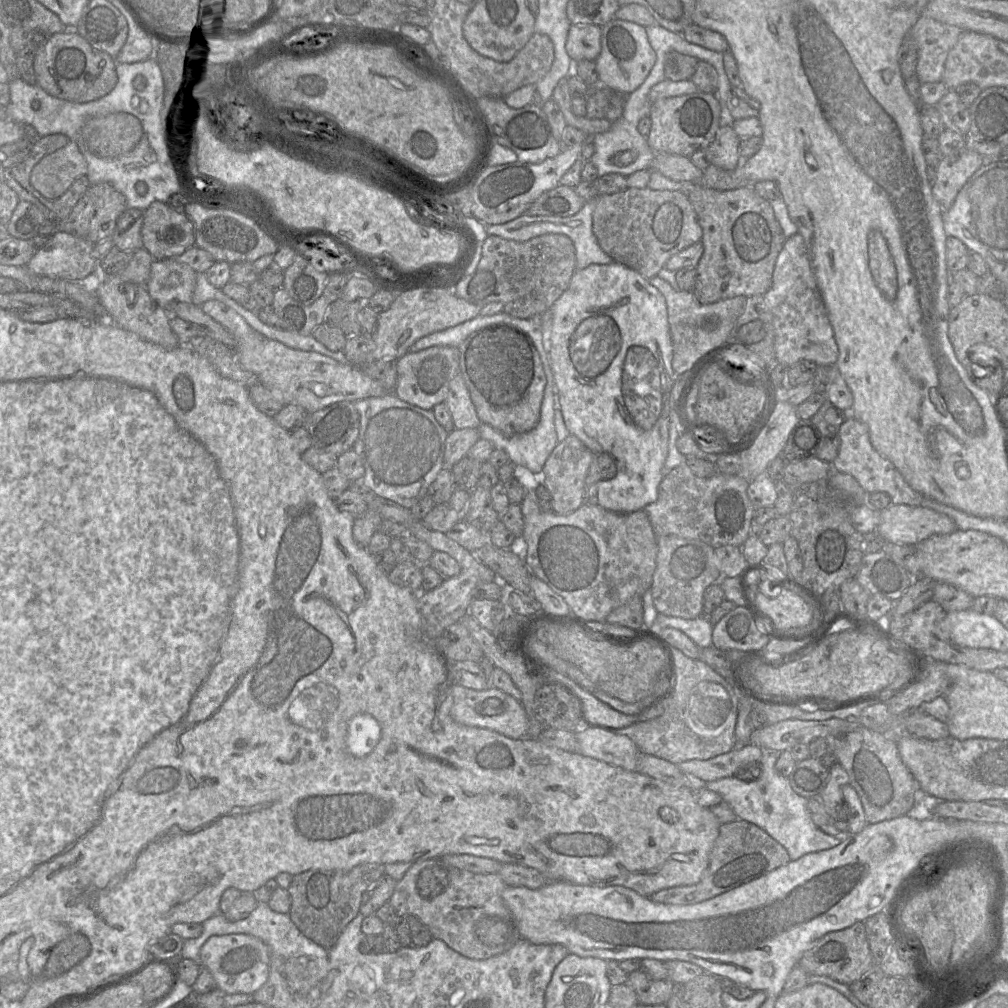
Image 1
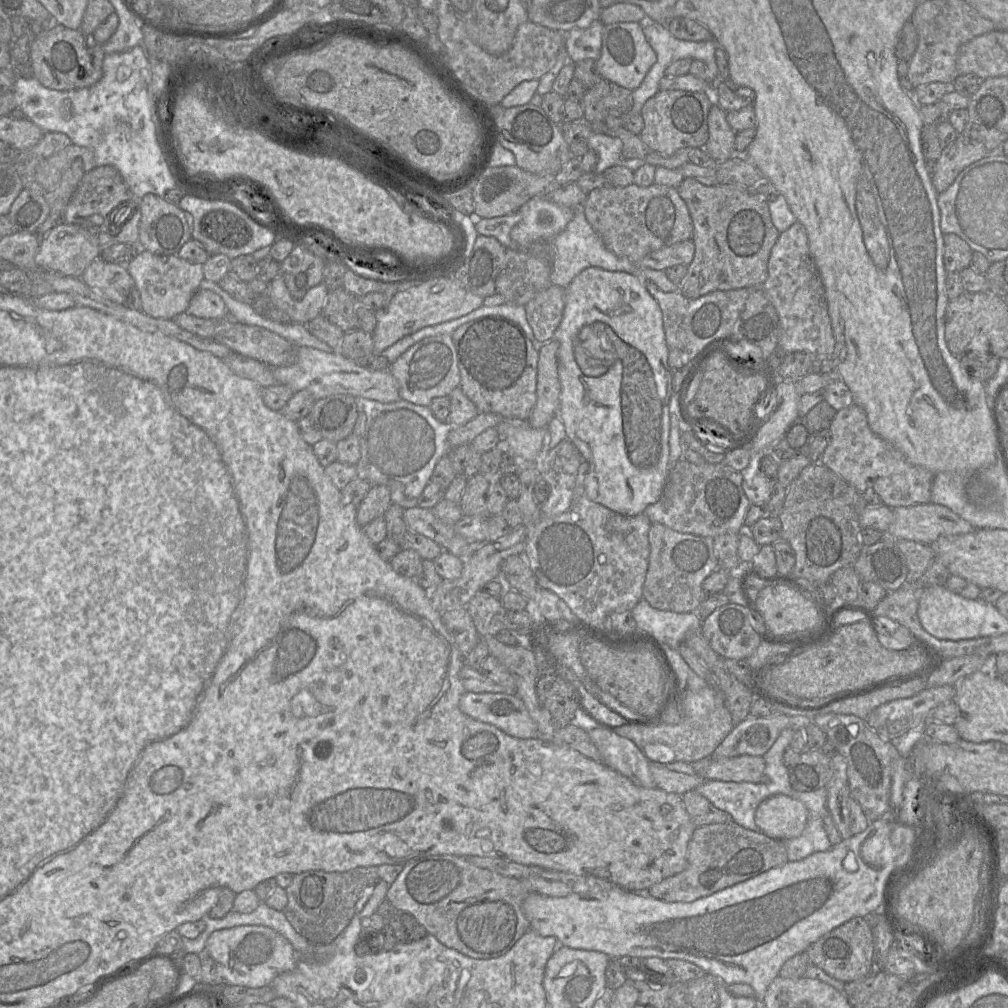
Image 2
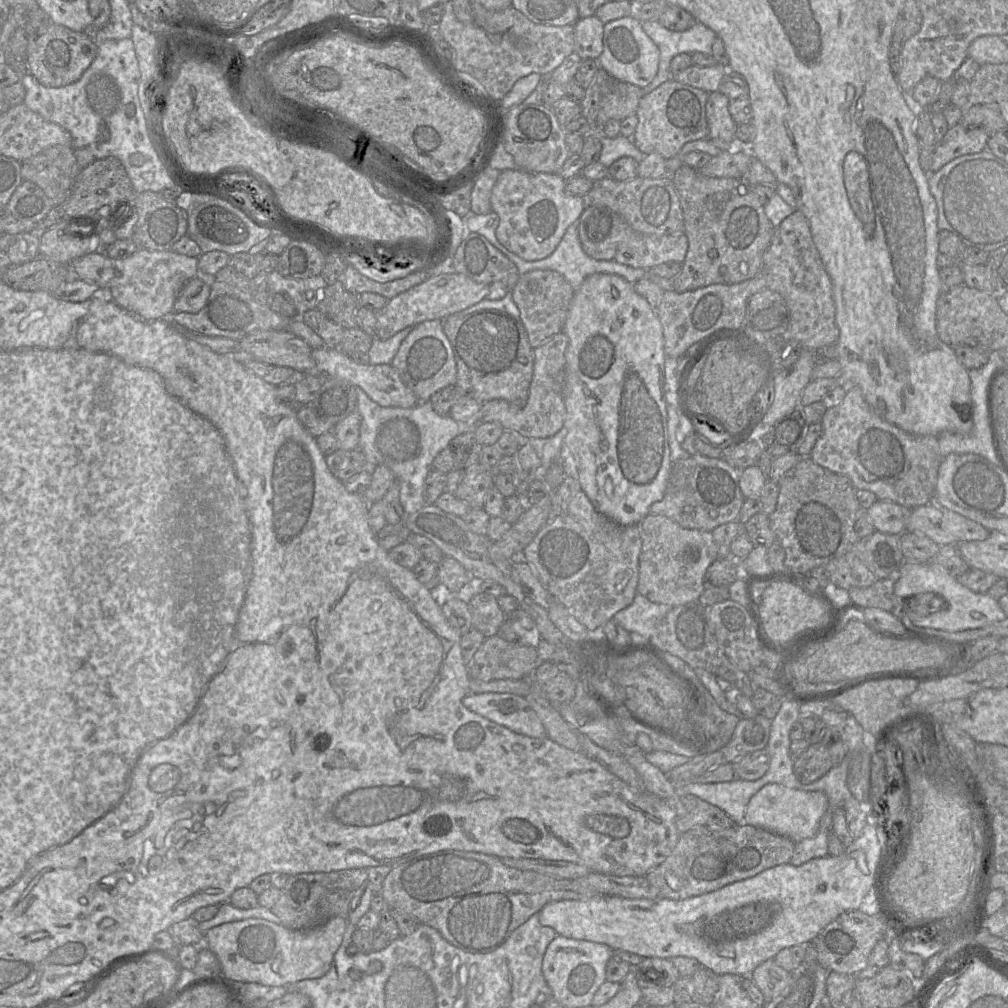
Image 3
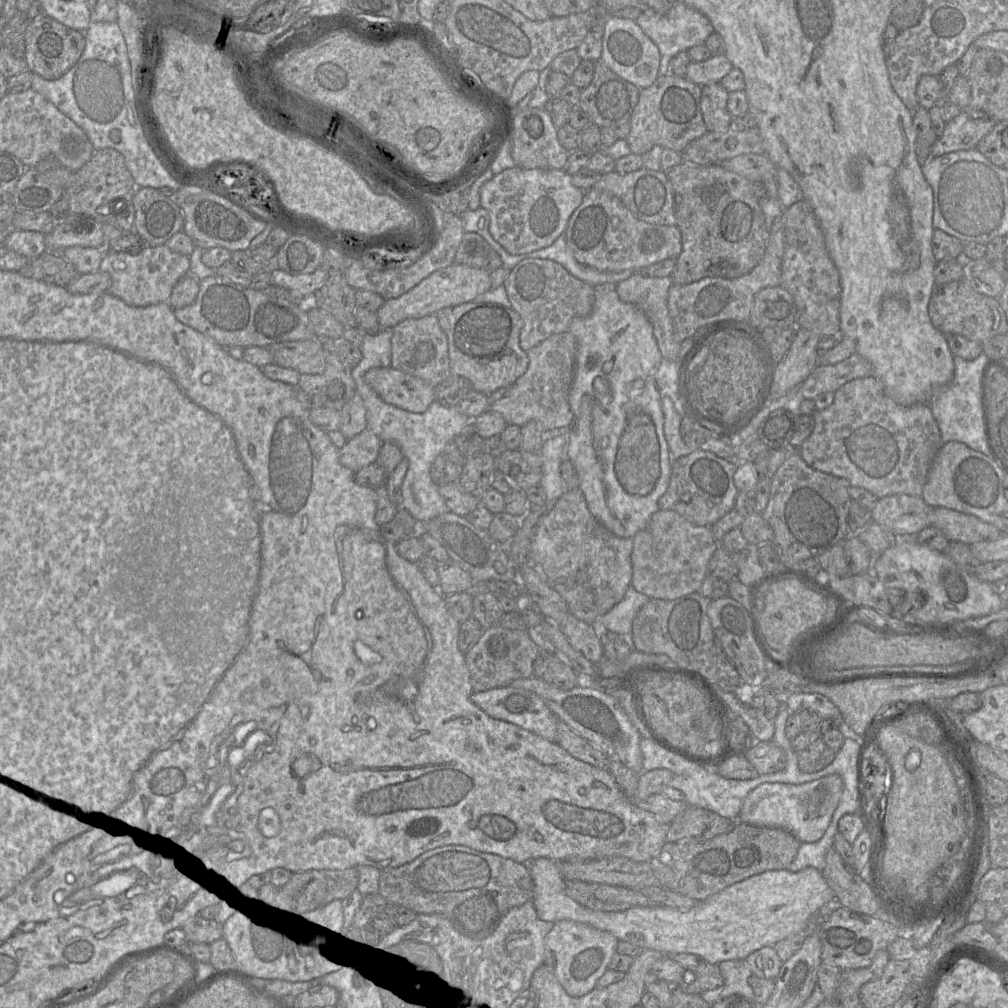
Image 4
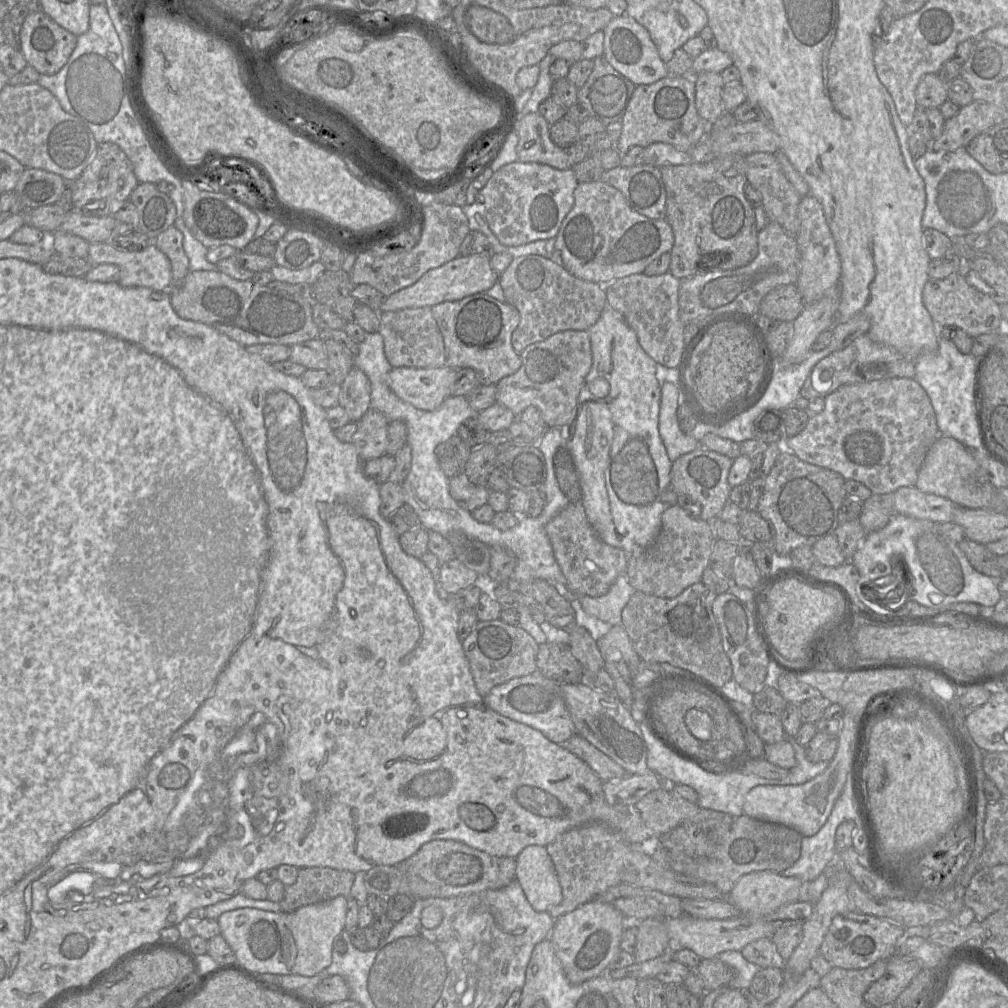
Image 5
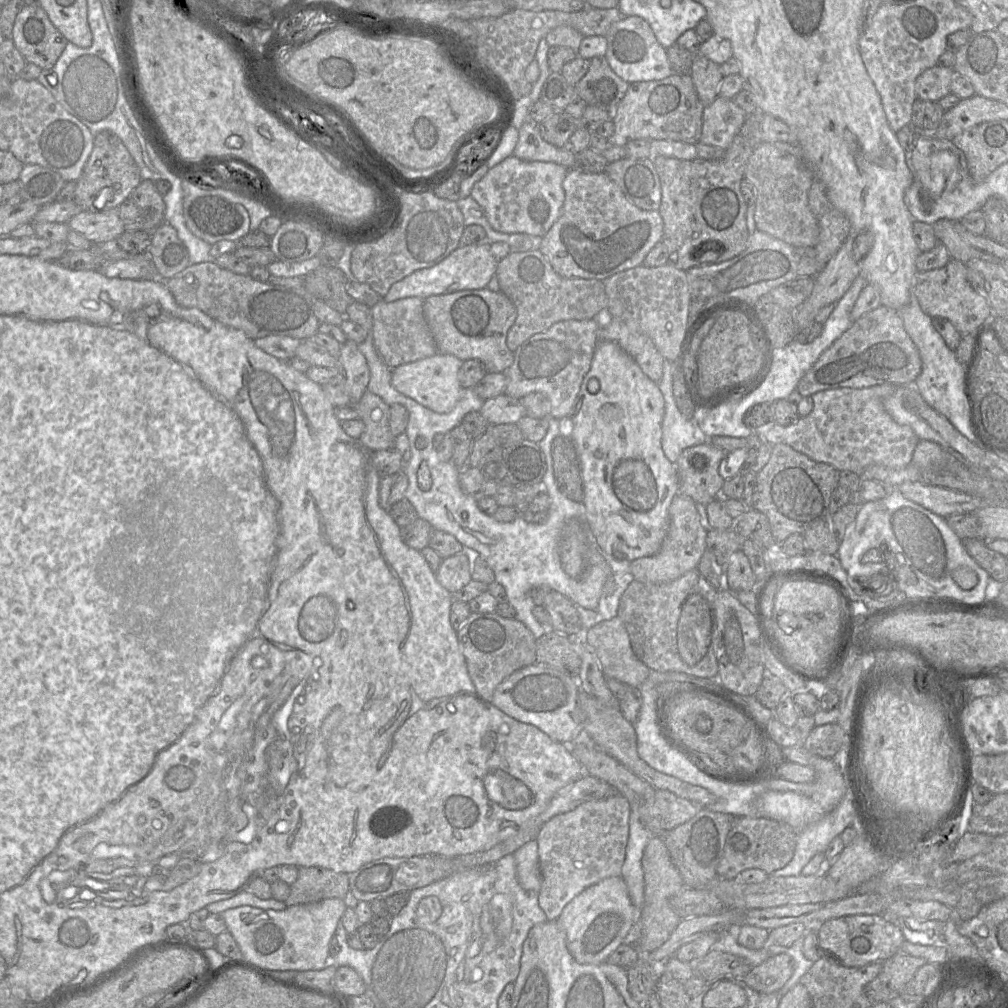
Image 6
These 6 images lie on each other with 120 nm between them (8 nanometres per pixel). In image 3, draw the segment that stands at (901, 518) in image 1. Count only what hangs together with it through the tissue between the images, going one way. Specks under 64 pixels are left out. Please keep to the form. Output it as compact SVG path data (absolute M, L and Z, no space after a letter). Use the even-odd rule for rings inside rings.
M935 502L912 509L906 531L923 534L939 546L985 540L991 533L981 524Z

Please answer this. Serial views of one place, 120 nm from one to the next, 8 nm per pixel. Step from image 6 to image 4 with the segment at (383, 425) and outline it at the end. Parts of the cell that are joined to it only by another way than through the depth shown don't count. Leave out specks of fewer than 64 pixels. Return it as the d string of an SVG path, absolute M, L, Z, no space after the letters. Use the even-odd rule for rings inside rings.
M368 428L356 435L339 449L340 463L357 472L361 468L377 462L382 442Z

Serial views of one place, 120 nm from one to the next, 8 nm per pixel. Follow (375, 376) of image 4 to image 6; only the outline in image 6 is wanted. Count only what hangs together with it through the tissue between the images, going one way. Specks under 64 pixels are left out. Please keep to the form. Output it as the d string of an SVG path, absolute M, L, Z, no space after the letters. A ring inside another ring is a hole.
M437 352L431 357L401 364L392 369L392 386L403 395L436 413L451 412L461 398L462 386L458 372L463 361L449 354Z

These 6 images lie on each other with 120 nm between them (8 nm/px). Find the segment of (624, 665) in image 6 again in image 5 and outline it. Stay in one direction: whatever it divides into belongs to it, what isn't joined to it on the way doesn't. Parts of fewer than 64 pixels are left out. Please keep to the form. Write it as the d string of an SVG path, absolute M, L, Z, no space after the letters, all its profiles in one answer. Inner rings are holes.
M615 625L602 638L596 641L604 661L623 659L633 676L642 661L635 651L623 625Z

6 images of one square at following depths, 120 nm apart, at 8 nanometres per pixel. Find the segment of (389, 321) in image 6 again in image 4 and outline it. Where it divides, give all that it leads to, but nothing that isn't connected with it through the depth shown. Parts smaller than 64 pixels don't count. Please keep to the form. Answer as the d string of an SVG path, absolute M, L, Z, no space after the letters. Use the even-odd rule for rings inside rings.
M436 314L404 320L392 328L391 367L418 377L436 387L451 375L448 339Z

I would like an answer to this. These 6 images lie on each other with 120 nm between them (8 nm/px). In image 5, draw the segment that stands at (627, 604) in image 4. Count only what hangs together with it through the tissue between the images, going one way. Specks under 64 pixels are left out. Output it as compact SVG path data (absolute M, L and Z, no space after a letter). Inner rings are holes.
M626 569L605 595L596 598L582 596L578 600L588 615L615 626L622 624L622 611L636 591L628 581Z

